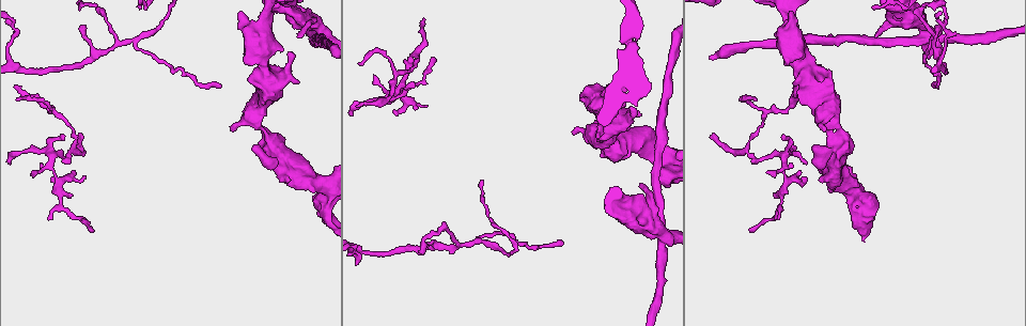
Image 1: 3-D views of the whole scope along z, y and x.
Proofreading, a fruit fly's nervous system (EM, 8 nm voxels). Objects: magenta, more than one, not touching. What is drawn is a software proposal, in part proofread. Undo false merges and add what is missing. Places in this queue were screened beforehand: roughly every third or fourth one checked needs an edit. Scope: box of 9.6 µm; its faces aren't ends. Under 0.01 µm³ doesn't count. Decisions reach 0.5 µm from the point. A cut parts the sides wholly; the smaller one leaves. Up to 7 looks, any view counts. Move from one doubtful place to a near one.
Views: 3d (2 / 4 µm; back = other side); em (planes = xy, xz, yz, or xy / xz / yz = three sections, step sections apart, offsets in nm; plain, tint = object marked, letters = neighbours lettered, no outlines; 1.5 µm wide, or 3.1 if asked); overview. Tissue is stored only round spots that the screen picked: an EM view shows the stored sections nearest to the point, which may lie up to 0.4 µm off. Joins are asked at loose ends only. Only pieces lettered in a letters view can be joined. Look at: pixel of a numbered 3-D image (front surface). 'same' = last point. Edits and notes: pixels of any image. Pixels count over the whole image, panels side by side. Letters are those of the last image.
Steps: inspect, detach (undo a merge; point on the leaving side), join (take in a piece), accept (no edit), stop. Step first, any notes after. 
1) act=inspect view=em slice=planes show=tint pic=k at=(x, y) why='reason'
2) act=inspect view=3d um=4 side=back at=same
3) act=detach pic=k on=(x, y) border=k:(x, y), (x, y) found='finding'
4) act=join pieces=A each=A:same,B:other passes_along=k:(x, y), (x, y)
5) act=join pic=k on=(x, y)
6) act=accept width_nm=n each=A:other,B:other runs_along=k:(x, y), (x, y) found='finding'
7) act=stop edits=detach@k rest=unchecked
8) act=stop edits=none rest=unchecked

act=inspect view=3d um=4 pic=1 at=(359, 65) why='an open end'

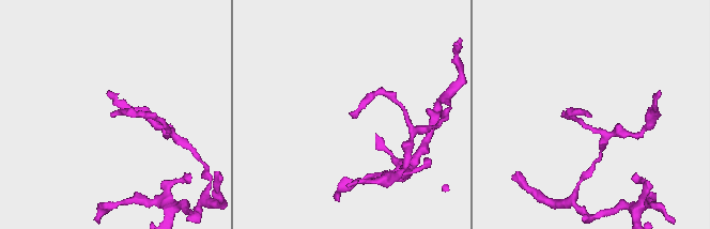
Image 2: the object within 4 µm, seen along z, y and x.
act=inspect view=em slice=xz step=4 show=tint pic=2 at=(587, 116) why='now the EM'

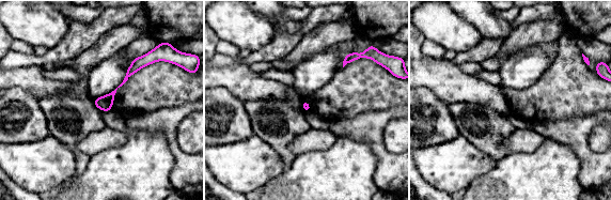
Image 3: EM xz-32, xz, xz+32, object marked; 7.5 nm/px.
act=inspect view=em slice=planes show=letters at=same

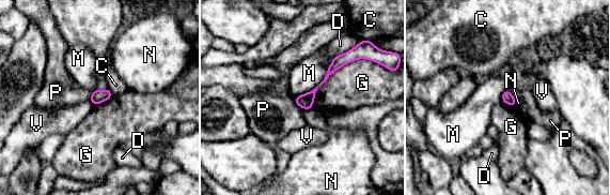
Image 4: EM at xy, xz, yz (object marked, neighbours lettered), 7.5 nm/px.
act=accept longest_contact=G:550nm each=C:other,D:other,G:other,M:other,N:other,P:other,V:other runs_along=4:(349, 58), (342, 59), (304, 100), (297, 100) found='none of them fits'

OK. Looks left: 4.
act=inspect view=3d um=4 pic=1 at=(406, 93) why='free end'

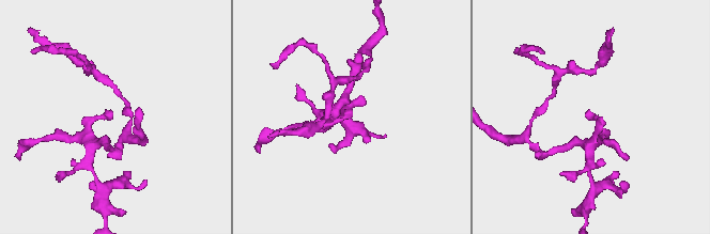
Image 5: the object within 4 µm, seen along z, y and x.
act=inspect view=em slice=planes show=tint pic=5 at=(349, 110)

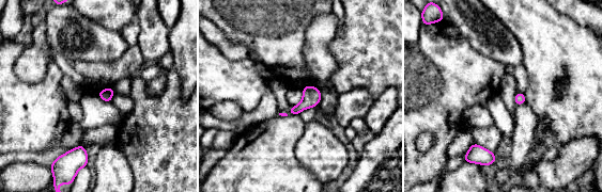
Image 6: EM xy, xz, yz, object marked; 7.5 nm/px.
act=inspect view=em slice=planes show=letters at=same why='what lies round it'

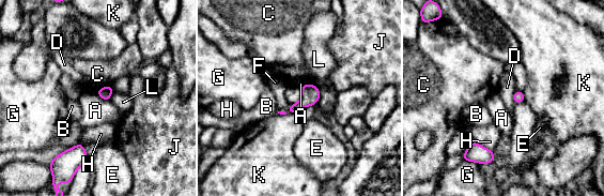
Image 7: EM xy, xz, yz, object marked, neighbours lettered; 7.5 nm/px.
act=accept each=A:other,B:other,C:other,D:other,E:other,F:other,G:other,H:other,J:other,K:other,L:other border=7:(308, 83), (319, 89), (318, 102) found='no lettered piece goes on from it'

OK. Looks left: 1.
act=inspect view=em slice=planes show=letters pic=1 at=(573, 133) why='branch stops here'

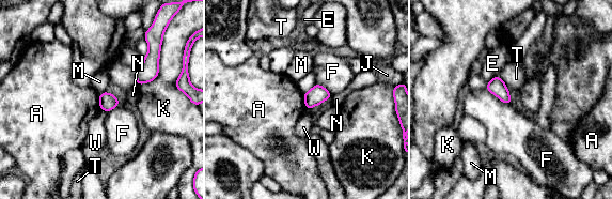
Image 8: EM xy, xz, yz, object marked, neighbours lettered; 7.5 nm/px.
act=accept each=A:other,E:other,F:other,J:other,K:other,M:other,N:other,T:other,W:other border=8:(98, 94), (98, 106), (100, 108) found='no lettered piece goes on from it'

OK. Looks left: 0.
act=stop edits=none rest=unchecked

